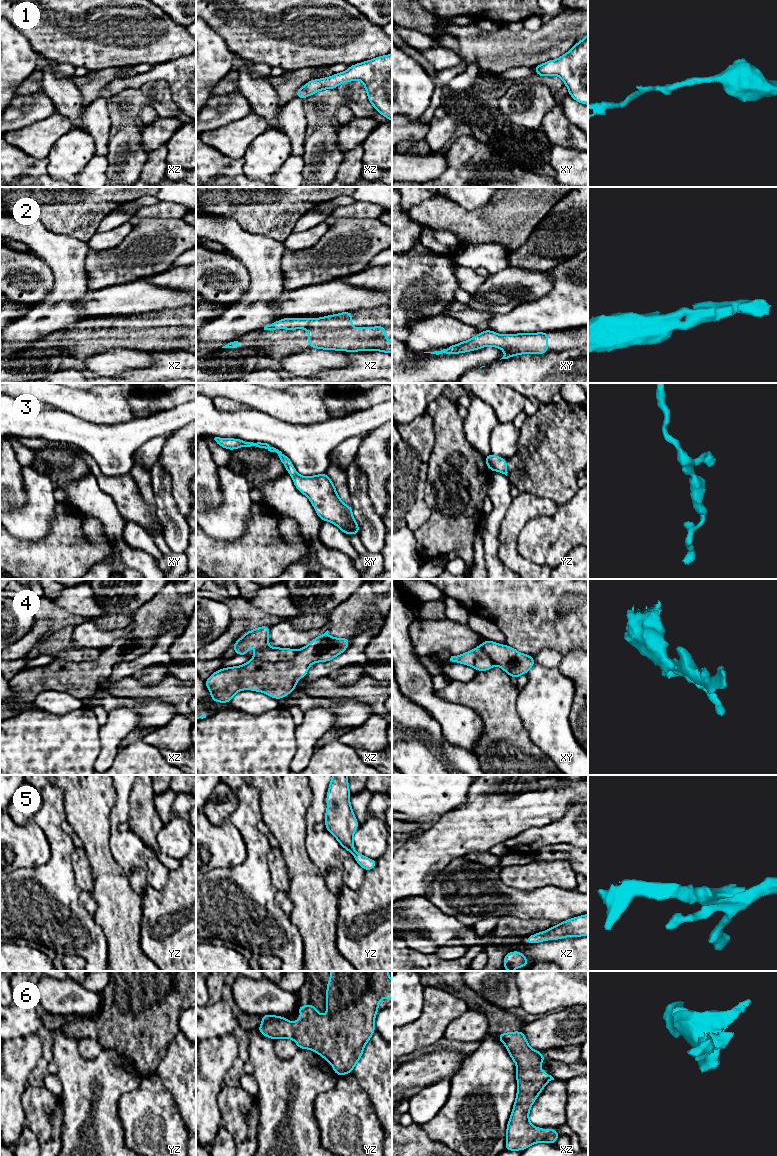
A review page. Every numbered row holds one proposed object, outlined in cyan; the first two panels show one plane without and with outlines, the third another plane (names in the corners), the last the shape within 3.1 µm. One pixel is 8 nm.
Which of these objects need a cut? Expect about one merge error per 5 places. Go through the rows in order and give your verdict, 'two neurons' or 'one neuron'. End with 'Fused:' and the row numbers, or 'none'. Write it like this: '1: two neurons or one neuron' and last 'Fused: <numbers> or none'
1: one neuron
2: one neuron
3: one neuron
4: two neurons
5: one neuron
6: one neuron
Fused: 4

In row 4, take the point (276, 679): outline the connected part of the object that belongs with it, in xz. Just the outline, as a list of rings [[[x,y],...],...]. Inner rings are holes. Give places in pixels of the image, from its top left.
[[[327,630],[323,635],[314,638],[307,646],[296,650],[293,660],[269,662],[253,657],[251,661],[241,666],[222,668],[214,672],[205,685],[211,693],[214,702],[230,703],[232,697],[241,690],[263,692],[274,699],[285,698],[296,690],[299,678],[305,678],[308,668],[316,662],[327,662],[343,653],[349,646],[349,638],[334,638],[328,635]]]

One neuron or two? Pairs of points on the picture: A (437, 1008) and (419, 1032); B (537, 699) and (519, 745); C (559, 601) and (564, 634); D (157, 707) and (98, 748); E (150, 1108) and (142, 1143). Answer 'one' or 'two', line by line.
A: one
B: two
C: one
D: two
E: one

